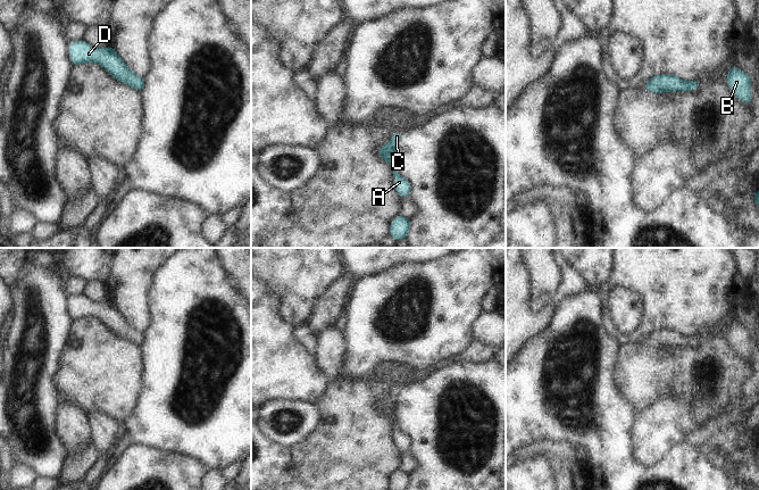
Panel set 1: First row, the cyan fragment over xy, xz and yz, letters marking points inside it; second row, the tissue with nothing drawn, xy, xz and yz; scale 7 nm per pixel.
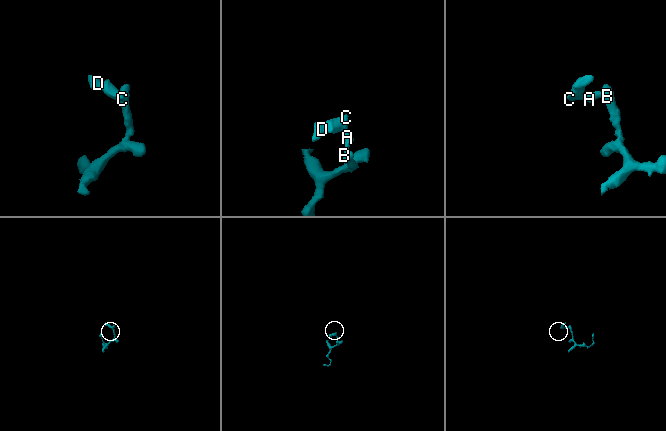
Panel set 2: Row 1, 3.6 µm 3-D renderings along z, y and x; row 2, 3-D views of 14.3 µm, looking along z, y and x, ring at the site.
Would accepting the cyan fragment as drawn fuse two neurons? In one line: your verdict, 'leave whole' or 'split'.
leave whole

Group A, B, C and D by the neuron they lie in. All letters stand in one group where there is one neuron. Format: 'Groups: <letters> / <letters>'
Groups: A B C D.

